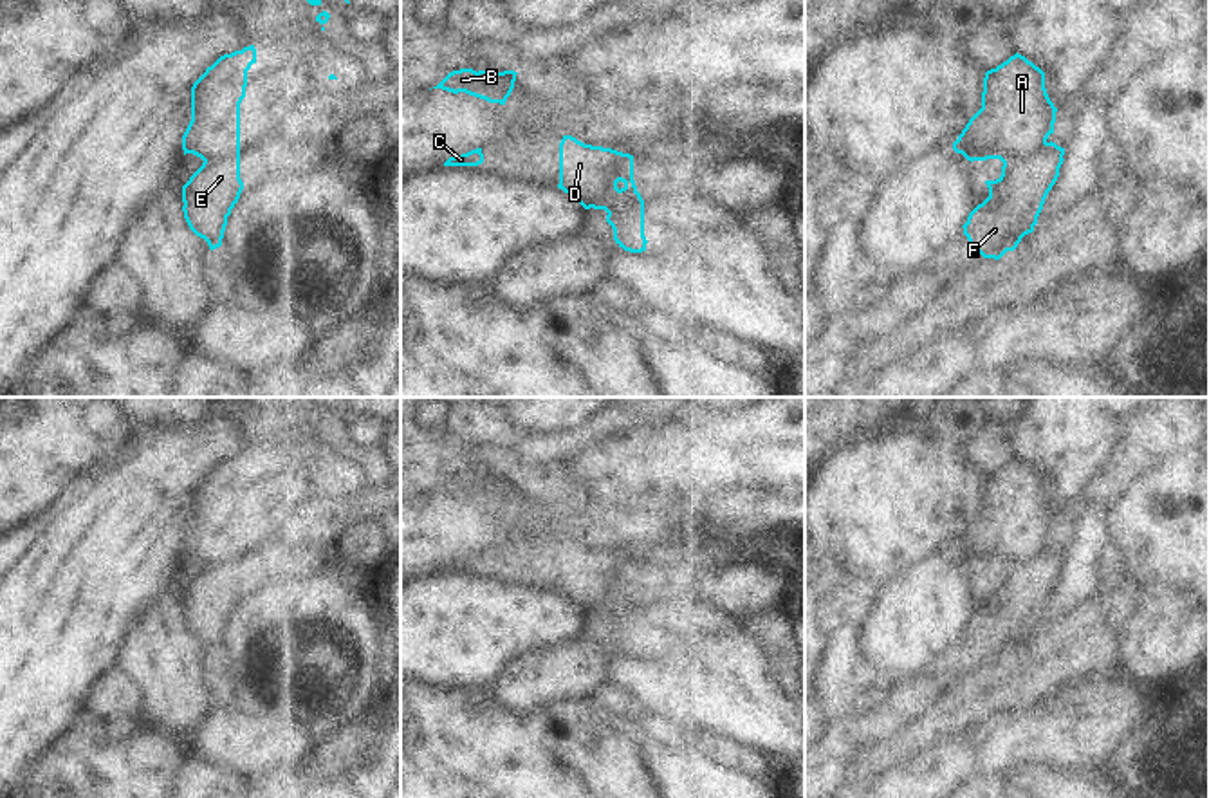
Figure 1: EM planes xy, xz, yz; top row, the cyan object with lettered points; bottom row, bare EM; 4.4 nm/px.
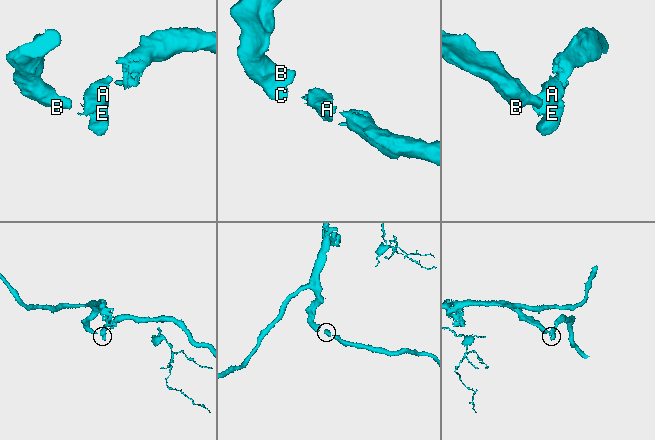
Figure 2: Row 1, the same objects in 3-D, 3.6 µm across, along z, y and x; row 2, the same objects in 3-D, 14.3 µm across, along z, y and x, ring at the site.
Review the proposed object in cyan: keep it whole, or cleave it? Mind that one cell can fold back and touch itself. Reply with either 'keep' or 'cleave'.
cleave

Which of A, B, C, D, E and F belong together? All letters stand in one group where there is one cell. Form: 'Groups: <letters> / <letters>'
Groups: A B C D / E F.

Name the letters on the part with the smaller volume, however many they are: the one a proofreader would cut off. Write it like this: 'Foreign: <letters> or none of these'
Foreign: E, F

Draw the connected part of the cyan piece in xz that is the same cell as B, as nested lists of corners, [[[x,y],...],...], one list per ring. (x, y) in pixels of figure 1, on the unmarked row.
[[[460,473],[449,477],[437,491],[453,498],[466,496],[469,500],[485,504],[489,507],[505,509],[516,486],[514,475],[496,477],[494,480],[487,475]]]

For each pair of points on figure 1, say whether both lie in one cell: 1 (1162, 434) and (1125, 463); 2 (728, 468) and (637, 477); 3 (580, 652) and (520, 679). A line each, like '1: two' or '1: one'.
1: one
2: one
3: one

